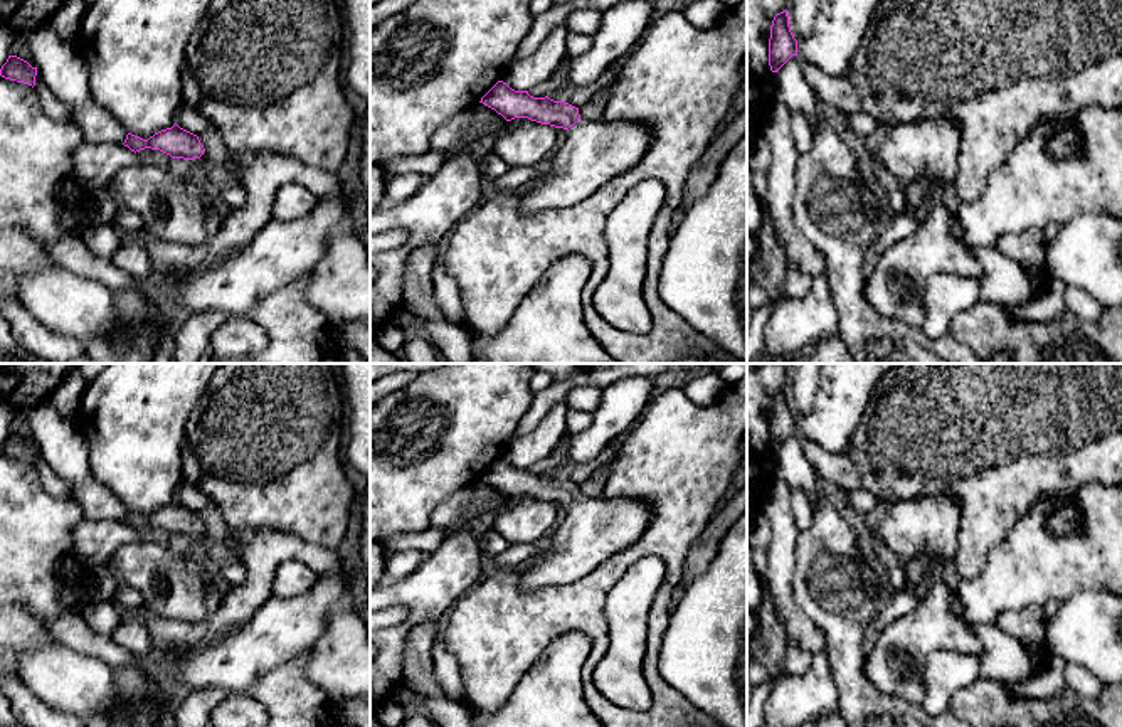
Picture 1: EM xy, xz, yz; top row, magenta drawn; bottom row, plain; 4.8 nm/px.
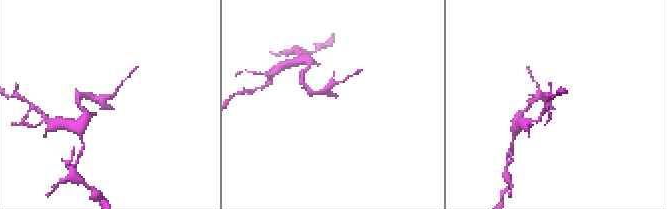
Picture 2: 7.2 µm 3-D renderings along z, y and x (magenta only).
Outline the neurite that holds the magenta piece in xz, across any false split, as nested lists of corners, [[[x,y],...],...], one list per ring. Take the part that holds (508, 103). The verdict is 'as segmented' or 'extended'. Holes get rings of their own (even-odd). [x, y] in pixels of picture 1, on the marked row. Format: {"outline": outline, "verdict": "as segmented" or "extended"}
{"outline": [[[498,81],[479,103],[506,121],[528,118],[567,131],[562,150],[553,155],[532,190],[520,199],[525,214],[575,205],[611,178],[632,168],[651,145],[651,128],[644,123],[604,118],[587,121],[579,114],[579,108],[569,103],[548,96],[533,98],[528,91],[515,91],[503,81]]], "verdict": "extended"}

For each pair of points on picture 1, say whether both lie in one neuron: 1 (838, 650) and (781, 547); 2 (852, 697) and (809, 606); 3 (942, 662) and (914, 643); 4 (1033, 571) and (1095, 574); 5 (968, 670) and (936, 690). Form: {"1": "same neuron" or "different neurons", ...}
{"1": "different neurons", "2": "same neuron", "3": "different neurons", "4": "same neuron", "5": "same neuron"}

